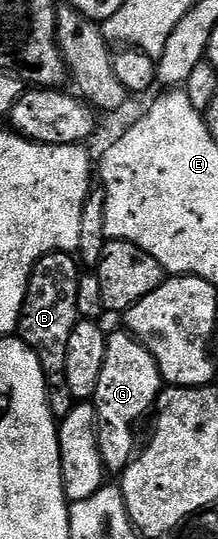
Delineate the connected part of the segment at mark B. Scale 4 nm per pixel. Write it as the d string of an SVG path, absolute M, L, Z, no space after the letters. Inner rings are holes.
M47 253L32 268L26 287L26 299L22 303L18 336L38 355L44 377L48 381L48 406L53 417L70 415L74 399L66 383L66 346L70 343L70 331L81 320L78 311L78 283L82 276L81 266L71 253Z

